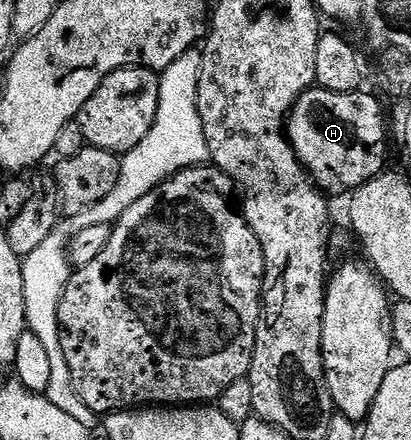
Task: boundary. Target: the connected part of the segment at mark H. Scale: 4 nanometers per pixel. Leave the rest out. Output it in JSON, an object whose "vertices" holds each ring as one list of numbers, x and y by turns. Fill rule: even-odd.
{"vertices":[[313,87,296,100,296,105,288,114,288,141,296,152,296,158,304,164,304,169,325,194,351,194,367,181,372,181,385,172,384,160,388,157,388,121,384,118,384,109,380,106,379,99,364,92,343,93]]}

